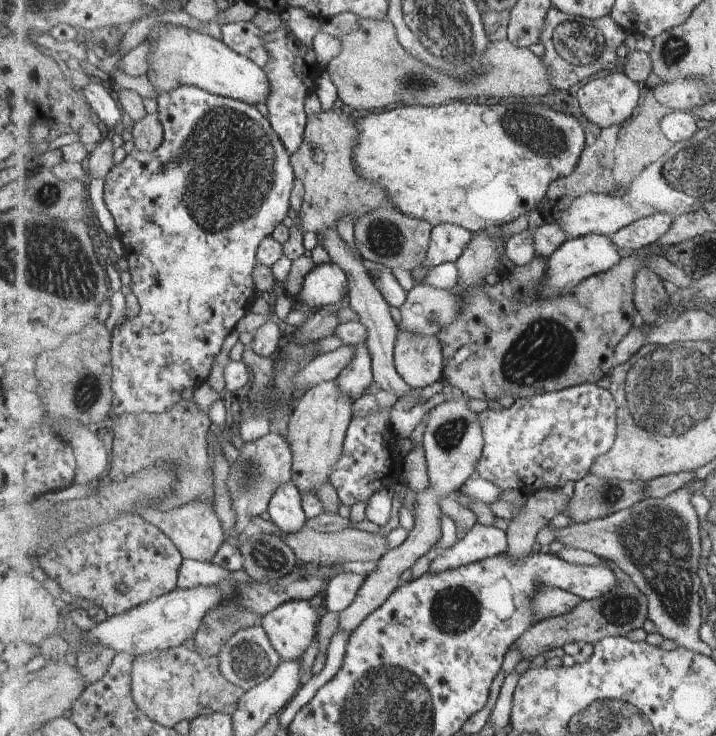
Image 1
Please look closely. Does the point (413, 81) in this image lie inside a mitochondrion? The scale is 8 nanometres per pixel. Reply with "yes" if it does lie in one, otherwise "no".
yes

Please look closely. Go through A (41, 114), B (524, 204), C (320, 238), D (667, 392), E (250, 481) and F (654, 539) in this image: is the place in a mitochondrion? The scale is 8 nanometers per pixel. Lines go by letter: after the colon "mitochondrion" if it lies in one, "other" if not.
A: other
B: other
C: other
D: mitochondrion
E: mitochondrion
F: mitochondrion

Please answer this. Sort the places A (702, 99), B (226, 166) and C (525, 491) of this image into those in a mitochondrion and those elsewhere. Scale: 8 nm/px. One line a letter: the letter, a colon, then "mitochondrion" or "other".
A: other
B: mitochondrion
C: other

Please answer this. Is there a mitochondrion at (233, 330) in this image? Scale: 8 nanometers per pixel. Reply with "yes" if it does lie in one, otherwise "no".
no

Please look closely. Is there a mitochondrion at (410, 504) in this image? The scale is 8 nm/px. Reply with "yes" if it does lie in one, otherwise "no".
no

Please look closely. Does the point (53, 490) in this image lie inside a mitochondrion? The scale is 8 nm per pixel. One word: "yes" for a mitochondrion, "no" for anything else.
no

